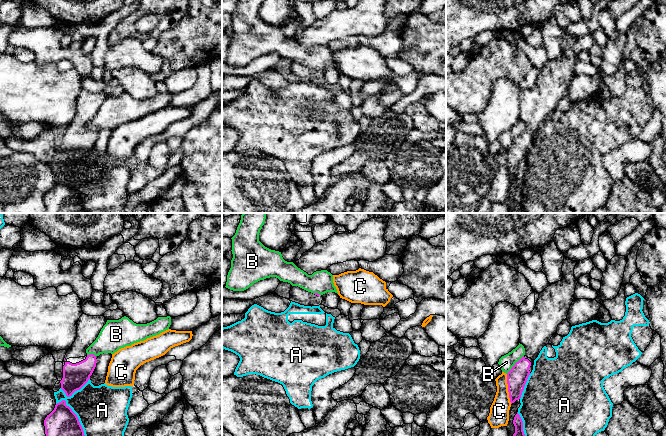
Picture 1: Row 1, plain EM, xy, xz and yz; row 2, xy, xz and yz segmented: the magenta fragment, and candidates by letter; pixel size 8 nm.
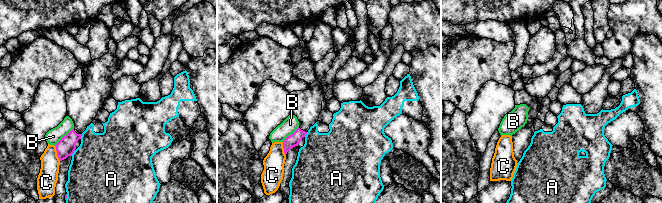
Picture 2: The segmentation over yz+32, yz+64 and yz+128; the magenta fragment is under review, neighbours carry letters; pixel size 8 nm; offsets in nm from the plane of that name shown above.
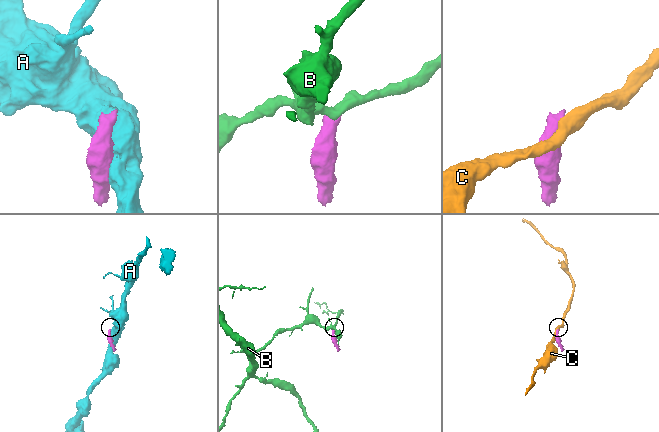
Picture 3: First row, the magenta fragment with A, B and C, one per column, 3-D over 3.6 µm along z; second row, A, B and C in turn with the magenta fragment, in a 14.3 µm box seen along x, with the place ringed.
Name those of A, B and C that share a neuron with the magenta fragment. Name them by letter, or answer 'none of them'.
none of them

